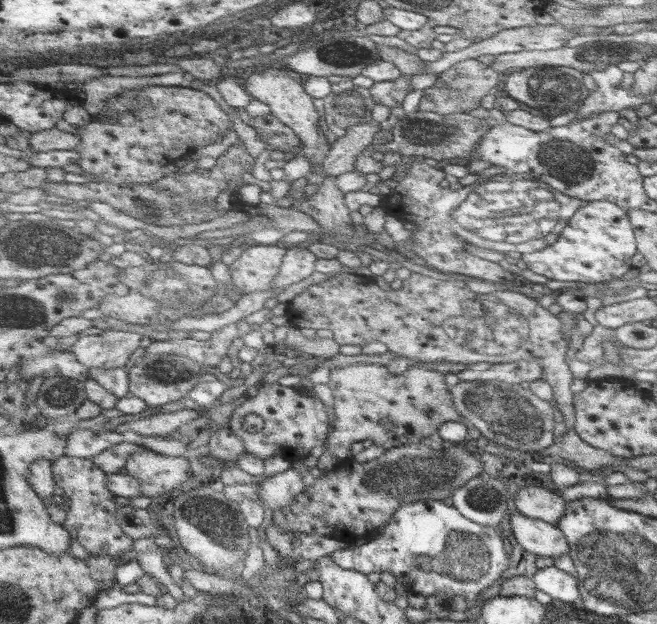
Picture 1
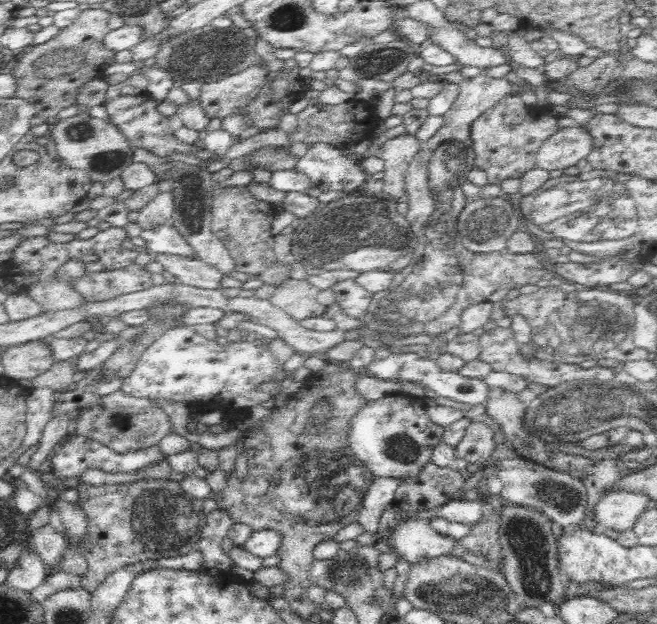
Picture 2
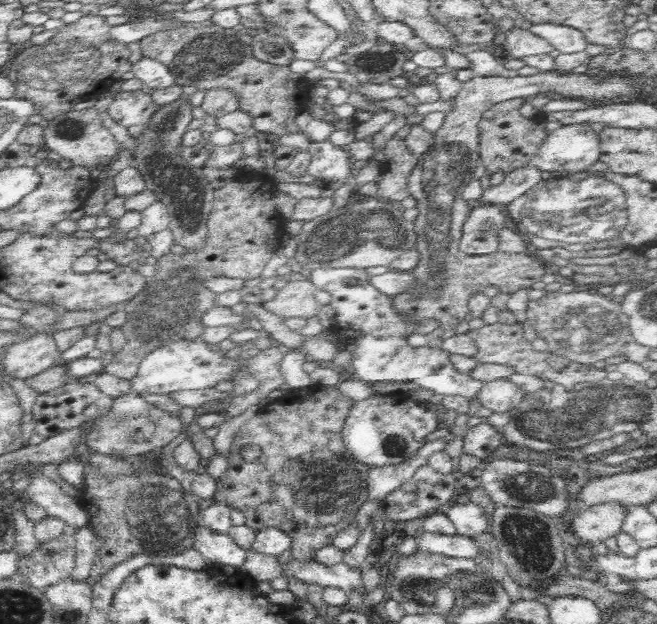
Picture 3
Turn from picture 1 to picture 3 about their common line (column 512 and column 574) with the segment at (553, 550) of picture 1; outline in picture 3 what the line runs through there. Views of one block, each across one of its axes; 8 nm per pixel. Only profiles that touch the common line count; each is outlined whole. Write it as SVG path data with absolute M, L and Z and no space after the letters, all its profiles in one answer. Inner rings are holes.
M604 502L582 509L568 519L580 543L602 542L621 531L628 508L620 502Z

